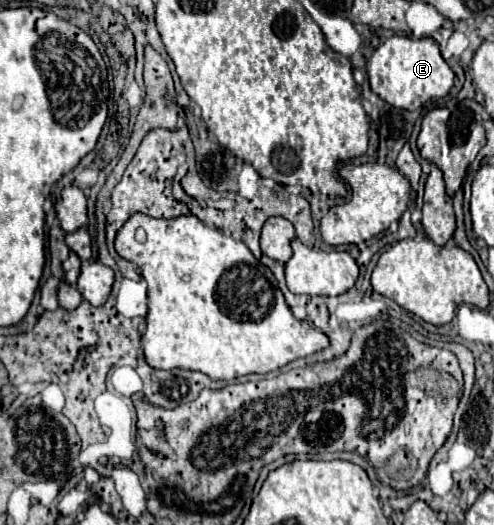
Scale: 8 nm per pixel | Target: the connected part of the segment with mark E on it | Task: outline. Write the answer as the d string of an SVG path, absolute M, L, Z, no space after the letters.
M392 36L376 48L372 58L366 62L366 72L372 92L390 106L404 110L420 109L426 100L446 96L454 84L454 72L440 56L434 38L412 40L408 36Z

